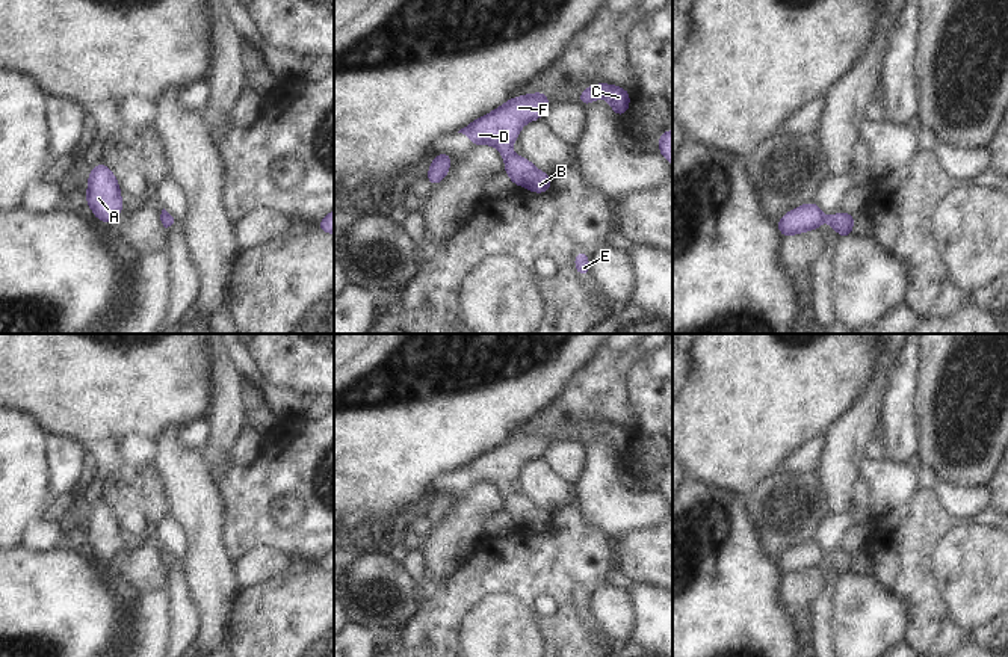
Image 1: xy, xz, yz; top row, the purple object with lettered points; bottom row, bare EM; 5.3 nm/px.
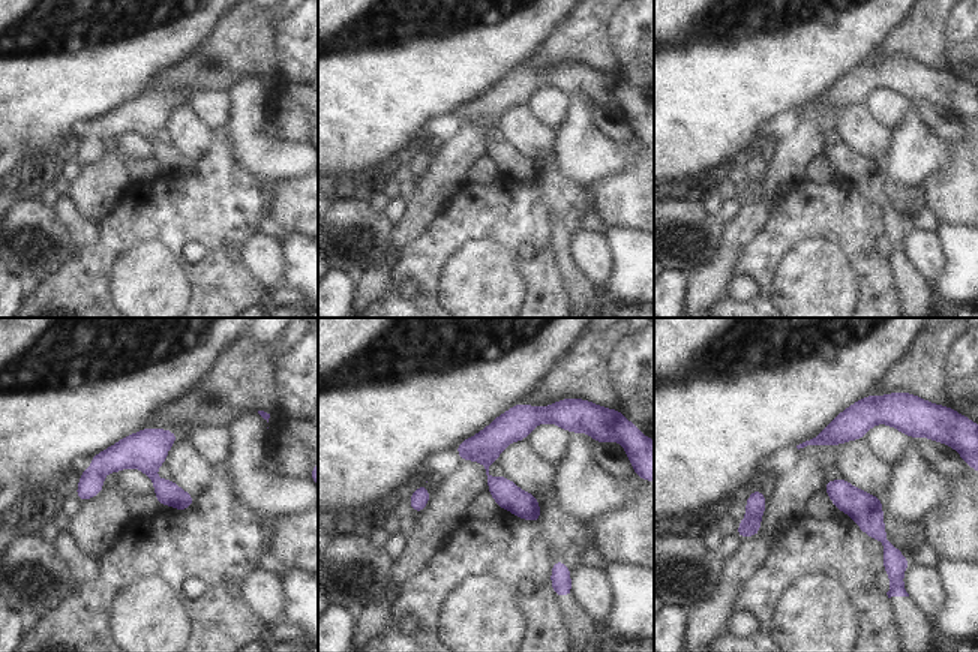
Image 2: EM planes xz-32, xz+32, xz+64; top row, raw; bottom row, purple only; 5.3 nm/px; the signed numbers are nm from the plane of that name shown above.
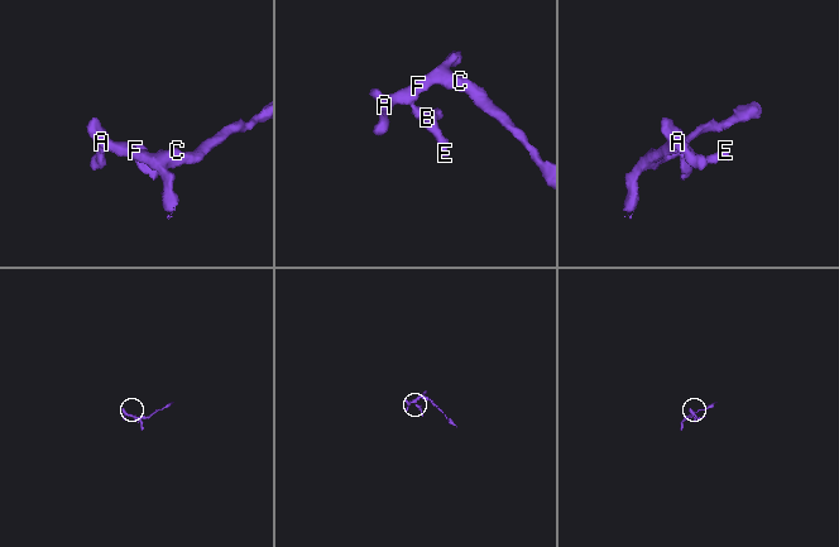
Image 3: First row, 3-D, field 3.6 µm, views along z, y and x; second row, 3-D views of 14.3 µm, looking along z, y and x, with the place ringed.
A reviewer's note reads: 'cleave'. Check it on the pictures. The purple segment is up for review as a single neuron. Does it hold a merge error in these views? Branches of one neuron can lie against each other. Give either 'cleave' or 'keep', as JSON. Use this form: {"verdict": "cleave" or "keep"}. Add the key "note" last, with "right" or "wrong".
{"verdict": "keep", "note": "wrong"}

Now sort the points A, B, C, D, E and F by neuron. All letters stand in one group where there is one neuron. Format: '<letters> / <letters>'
A B C D E F

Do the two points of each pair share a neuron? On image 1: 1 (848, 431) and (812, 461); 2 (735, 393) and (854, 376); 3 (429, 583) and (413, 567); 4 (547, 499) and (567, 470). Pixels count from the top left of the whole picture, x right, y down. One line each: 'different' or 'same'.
1: different
2: same
3: same
4: different

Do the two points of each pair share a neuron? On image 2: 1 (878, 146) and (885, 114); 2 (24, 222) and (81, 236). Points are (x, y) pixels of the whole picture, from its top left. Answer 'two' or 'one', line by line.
1: two
2: two

